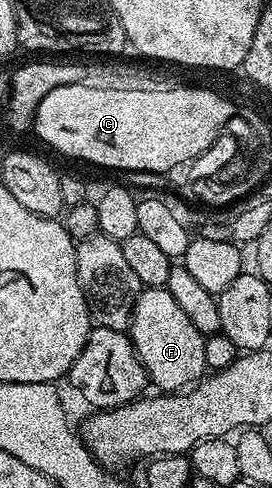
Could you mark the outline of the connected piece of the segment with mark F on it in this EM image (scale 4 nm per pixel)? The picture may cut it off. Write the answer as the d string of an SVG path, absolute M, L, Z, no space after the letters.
M167 287L144 288L141 291L132 311L130 339L136 348L142 366L148 372L149 381L153 385L157 384L160 387L157 389L161 393L175 394L185 391L203 380L209 371L206 362L206 346L204 345L206 337L198 330L198 326L194 326L194 322L190 322L190 318L178 307L178 302L174 302L174 298L169 294Z

